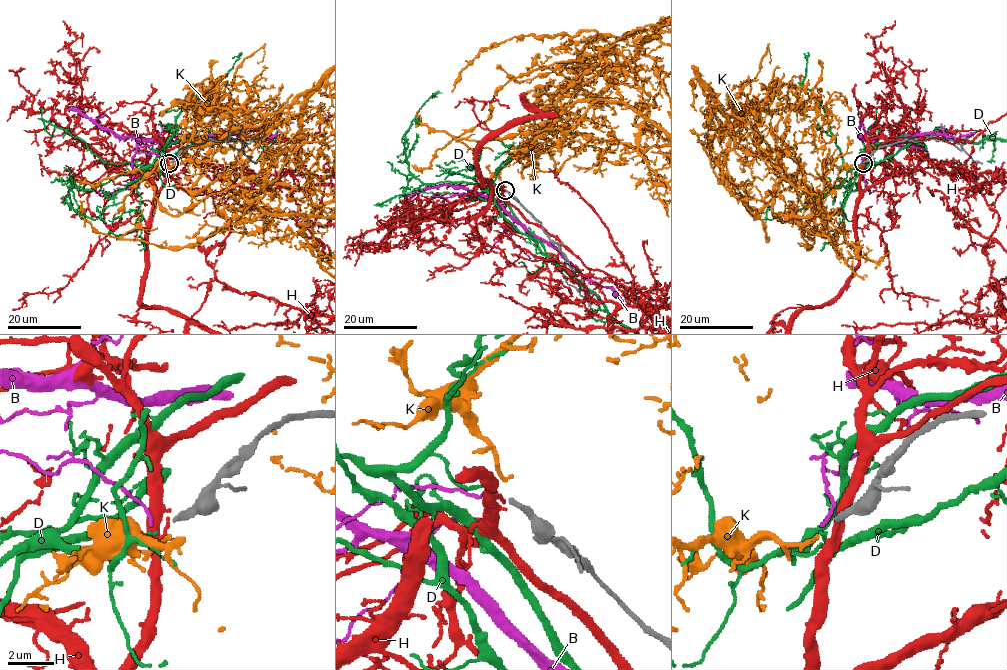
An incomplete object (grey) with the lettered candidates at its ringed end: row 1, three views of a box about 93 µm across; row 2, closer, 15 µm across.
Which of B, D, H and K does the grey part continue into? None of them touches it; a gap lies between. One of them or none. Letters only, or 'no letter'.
no letter

